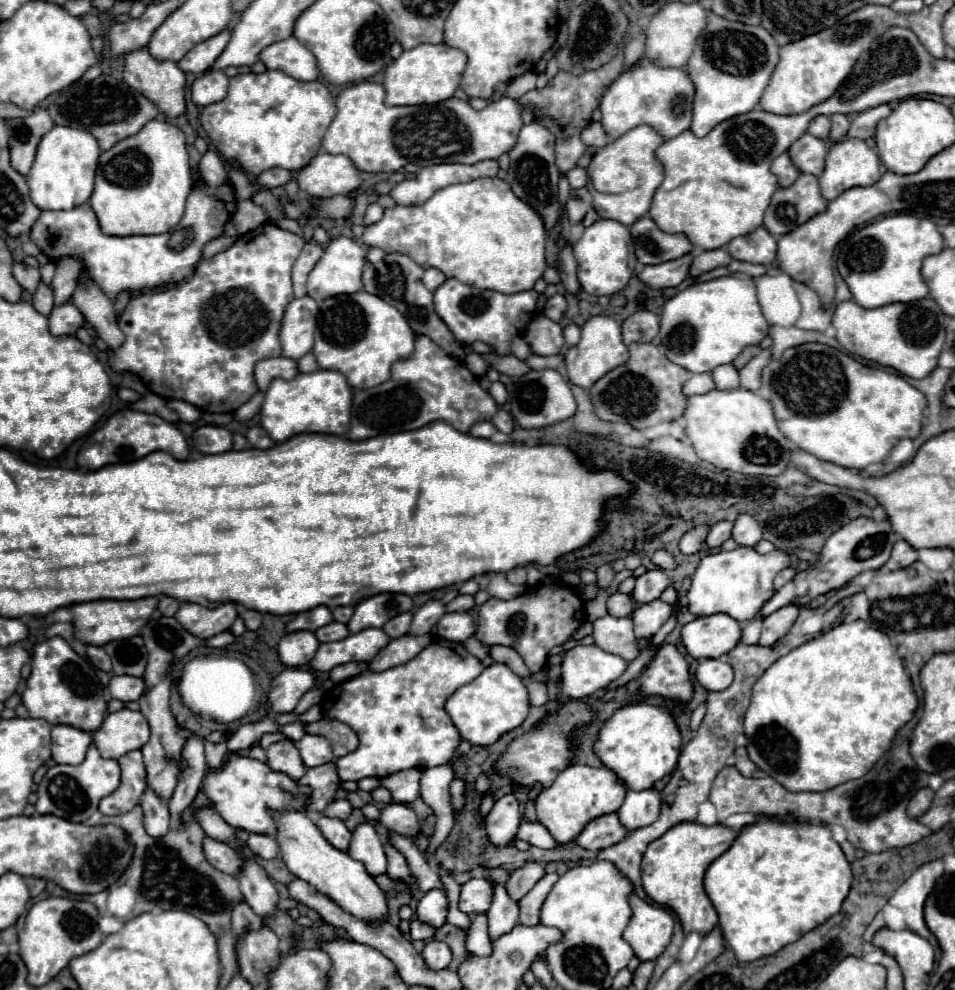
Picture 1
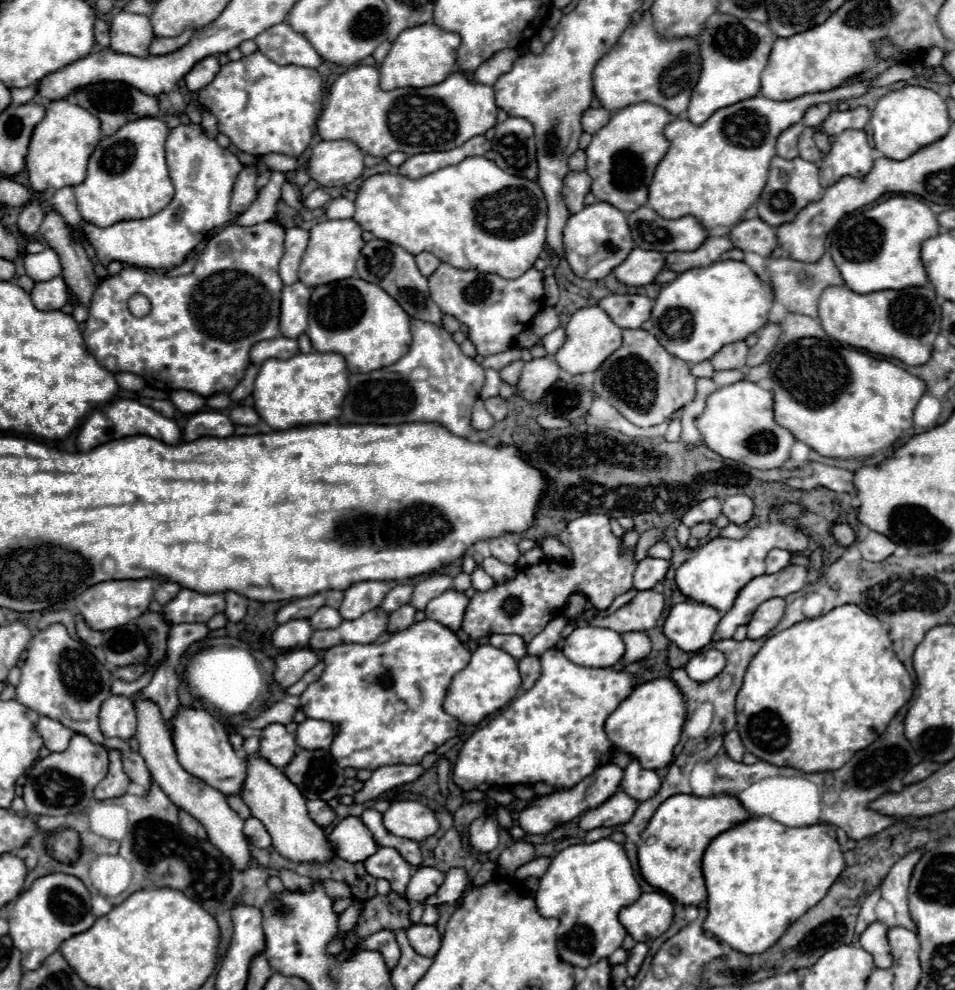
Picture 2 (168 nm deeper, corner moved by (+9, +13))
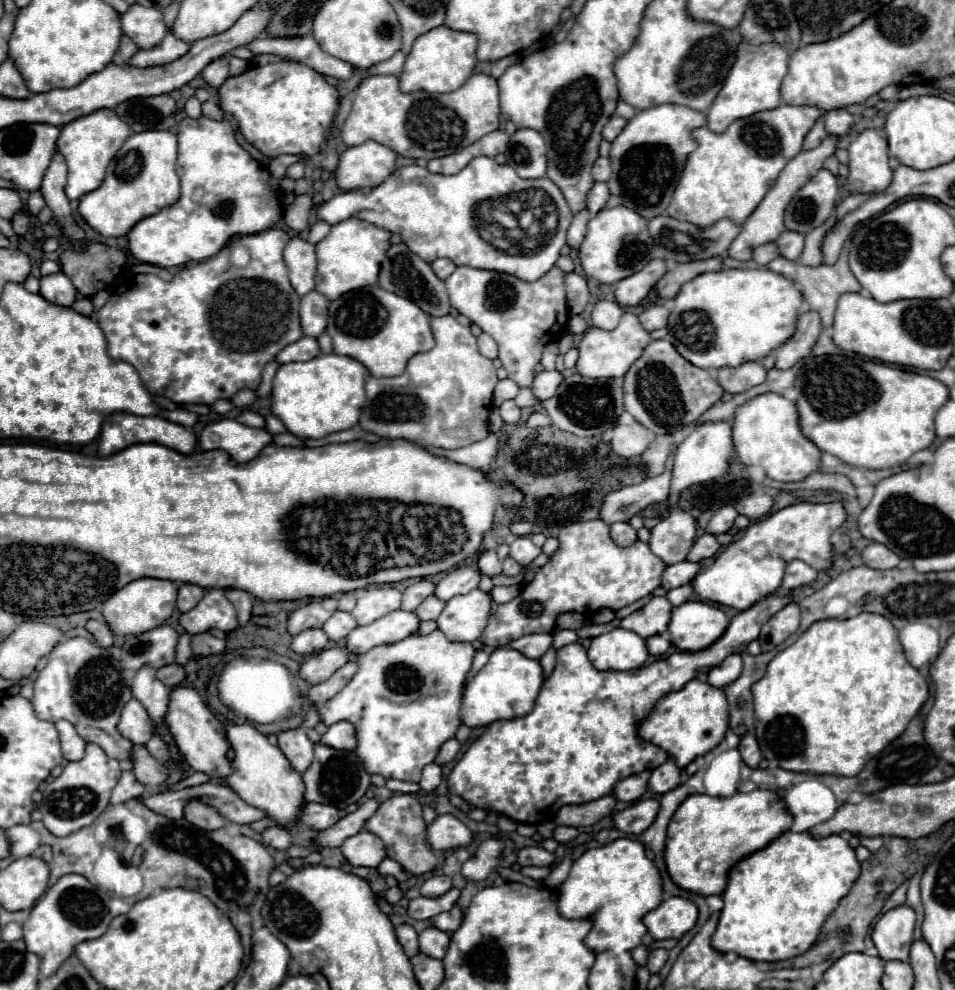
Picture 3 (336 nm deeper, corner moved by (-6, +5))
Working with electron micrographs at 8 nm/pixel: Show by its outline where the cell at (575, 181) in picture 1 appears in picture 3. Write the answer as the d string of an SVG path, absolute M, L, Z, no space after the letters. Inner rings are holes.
M599 157L595 161L595 165L591 167L591 177L593 177L593 181L607 181L611 177L611 167L609 167L607 157Z

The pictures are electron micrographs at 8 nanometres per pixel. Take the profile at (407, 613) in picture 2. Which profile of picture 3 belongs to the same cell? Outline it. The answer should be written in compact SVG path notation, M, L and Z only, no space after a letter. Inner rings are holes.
M431 595L431 597L427 597L427 599L415 609L415 615L419 617L419 621L431 621L431 619L437 619L437 617L439 617L439 613L443 611L443 607L445 607L445 603L439 601L435 595Z

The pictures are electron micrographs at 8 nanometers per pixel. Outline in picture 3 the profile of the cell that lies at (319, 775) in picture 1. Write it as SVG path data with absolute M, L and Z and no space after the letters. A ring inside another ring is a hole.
M315 745L315 761L311 767L303 773L303 783L305 783L305 799L311 803L323 803L323 805L333 805L337 809L345 809L351 803L357 803L367 787L369 787L369 773L363 769L363 763L353 751L337 751L333 747Z

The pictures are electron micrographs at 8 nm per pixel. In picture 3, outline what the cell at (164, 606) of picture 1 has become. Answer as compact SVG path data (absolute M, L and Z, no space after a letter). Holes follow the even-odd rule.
M179 585L179 597L177 597L177 609L181 613L185 611L191 611L205 595L205 589L203 587L197 587L197 585Z

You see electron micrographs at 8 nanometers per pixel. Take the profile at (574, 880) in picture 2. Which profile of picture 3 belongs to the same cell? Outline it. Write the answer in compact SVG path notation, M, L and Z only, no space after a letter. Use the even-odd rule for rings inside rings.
M617 839L609 845L589 849L585 851L571 867L569 877L563 881L559 887L559 915L567 919L589 919L593 923L591 931L585 937L585 945L593 953L603 953L603 951L613 951L613 953L623 953L623 951L633 951L643 943L643 937L647 933L647 927L643 925L643 915L649 913L651 909L659 907L661 903L661 877L651 859L645 857L645 849L639 841L631 839Z

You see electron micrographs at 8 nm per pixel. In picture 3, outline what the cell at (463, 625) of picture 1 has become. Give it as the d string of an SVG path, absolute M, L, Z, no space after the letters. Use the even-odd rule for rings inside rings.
M473 589L471 593L447 601L437 623L449 641L475 641L483 633L489 613L491 595Z

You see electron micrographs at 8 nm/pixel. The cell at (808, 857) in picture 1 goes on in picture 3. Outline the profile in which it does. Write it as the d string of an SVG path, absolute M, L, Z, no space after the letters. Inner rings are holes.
M787 831L773 839L767 847L743 857L733 865L723 893L725 907L721 911L711 945L721 953L733 951L751 961L783 961L801 955L815 943L827 915L849 893L859 873L861 865L855 857L855 851L843 837L829 835L825 839L815 839L809 833Z

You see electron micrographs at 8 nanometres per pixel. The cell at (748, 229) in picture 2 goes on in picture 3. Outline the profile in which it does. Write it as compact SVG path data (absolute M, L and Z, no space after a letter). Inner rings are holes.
M783 231L777 239L775 245L779 249L779 255L785 259L799 259L801 251L803 251L803 235L801 233L791 233L791 231Z

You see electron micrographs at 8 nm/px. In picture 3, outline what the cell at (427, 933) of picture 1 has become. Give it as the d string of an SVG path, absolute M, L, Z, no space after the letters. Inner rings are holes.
M455 905L451 911L447 913L439 913L435 919L433 919L433 925L445 933L453 933L459 925L461 925L461 919L463 919L463 913L461 909Z

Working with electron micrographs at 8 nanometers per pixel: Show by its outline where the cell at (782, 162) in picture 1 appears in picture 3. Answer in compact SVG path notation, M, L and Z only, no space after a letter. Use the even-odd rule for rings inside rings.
M823 117L813 125L813 129L807 133L805 141L803 141L803 151L809 151L809 149L815 149L823 139L827 137L827 131L823 127Z

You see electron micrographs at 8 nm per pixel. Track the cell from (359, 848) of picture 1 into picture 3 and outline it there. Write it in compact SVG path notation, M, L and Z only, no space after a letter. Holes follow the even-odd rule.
M361 831L341 845L343 857L353 867L377 867L385 859L385 845L369 831Z

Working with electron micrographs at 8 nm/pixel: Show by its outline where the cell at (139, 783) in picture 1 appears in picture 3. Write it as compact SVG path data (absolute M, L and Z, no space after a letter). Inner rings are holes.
M127 769L127 771L123 771L117 787L115 787L113 793L111 793L111 803L113 803L113 805L125 803L125 801L129 801L129 799L141 797L143 793L145 793L145 787L143 787L139 781L135 781L135 773L131 773L131 769Z

